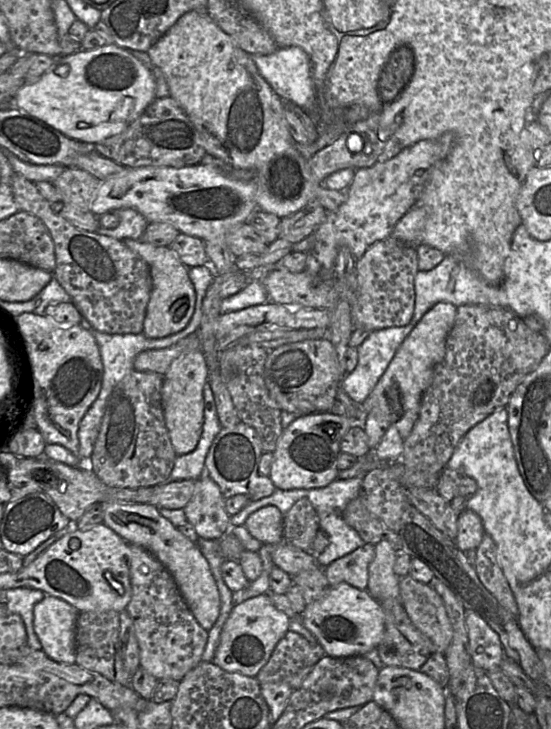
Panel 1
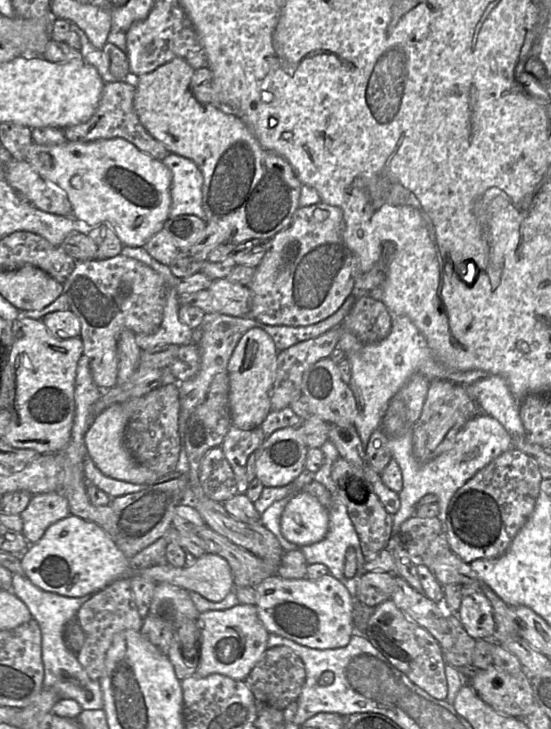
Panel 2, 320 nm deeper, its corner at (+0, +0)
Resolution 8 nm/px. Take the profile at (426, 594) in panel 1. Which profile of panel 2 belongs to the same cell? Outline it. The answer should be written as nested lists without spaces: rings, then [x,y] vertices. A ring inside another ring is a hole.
[[[368,572],[357,584],[356,599],[369,607],[375,607],[391,599],[395,591],[396,574]]]

